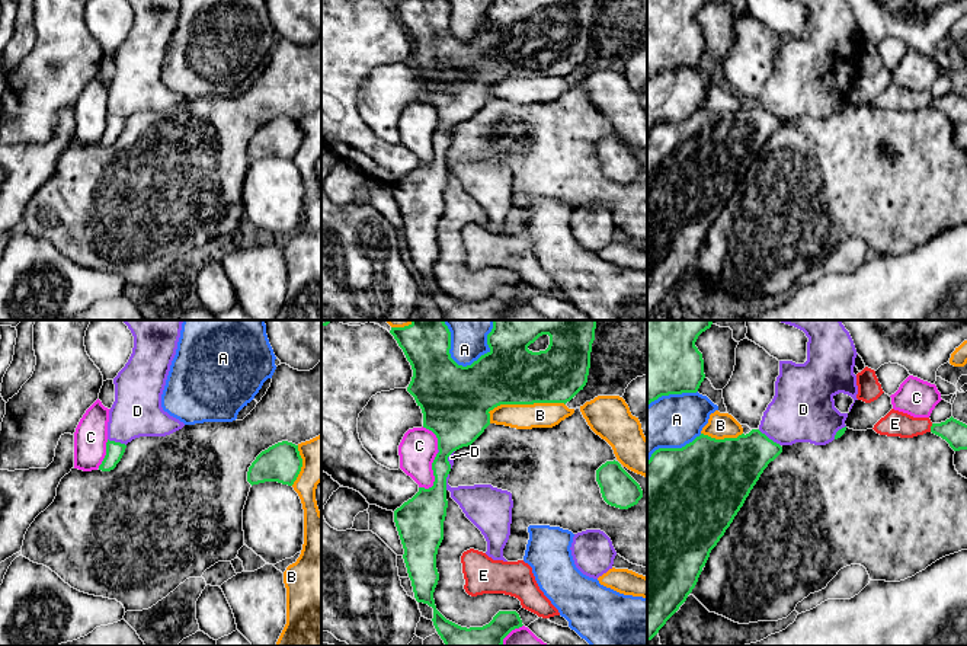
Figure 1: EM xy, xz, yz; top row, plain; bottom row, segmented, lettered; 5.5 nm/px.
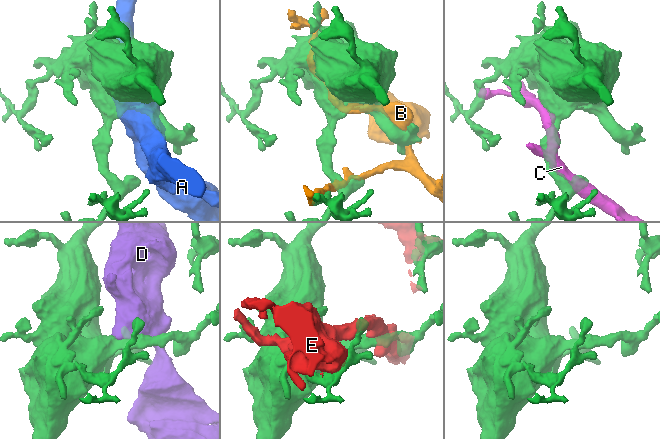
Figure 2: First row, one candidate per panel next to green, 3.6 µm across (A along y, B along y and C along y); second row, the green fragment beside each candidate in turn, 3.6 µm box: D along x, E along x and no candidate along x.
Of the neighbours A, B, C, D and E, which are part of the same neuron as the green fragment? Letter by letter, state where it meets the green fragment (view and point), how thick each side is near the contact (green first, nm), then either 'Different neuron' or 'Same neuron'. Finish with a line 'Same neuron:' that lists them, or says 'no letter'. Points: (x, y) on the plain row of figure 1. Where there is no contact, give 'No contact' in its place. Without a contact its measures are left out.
A: Touches green at xz (482, 29). Thickness 340 nm (green) against 190 nm. Different neuron
B: Touches green at xz (521, 77). Thickness 340 nm (green) against 140 nm. Different neuron
C: Touches green at xz (434, 149). Thickness 240 nm (green) against 200 nm. Different neuron
D: Touches green at yz (768, 112). Thickness 320 nm (green) against 360 nm. Different neuron
E: Touches green at yz (931, 102). Thickness 140 nm (green) against 140 nm. Different neuron
Same neuron: no letter

